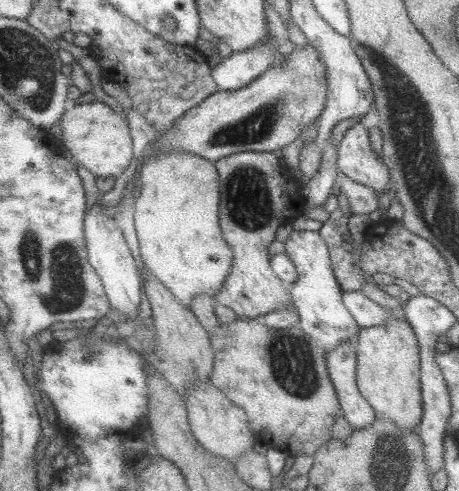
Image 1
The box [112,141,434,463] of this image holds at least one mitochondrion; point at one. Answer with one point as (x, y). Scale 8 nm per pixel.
(248, 197)

